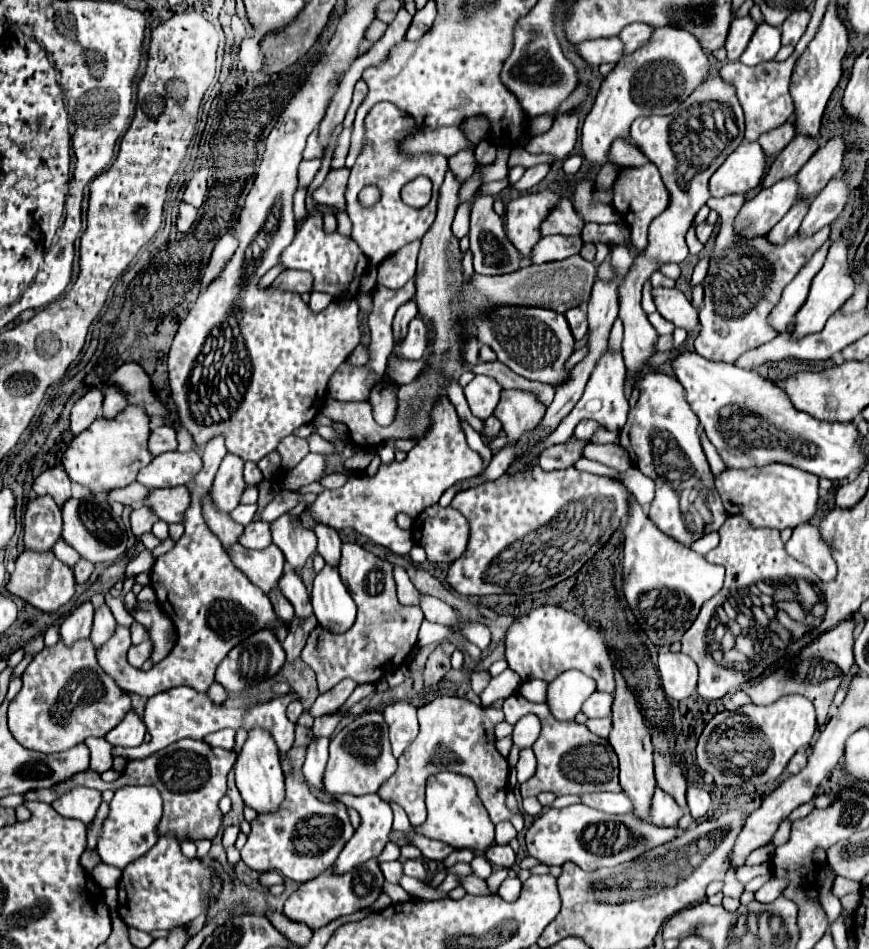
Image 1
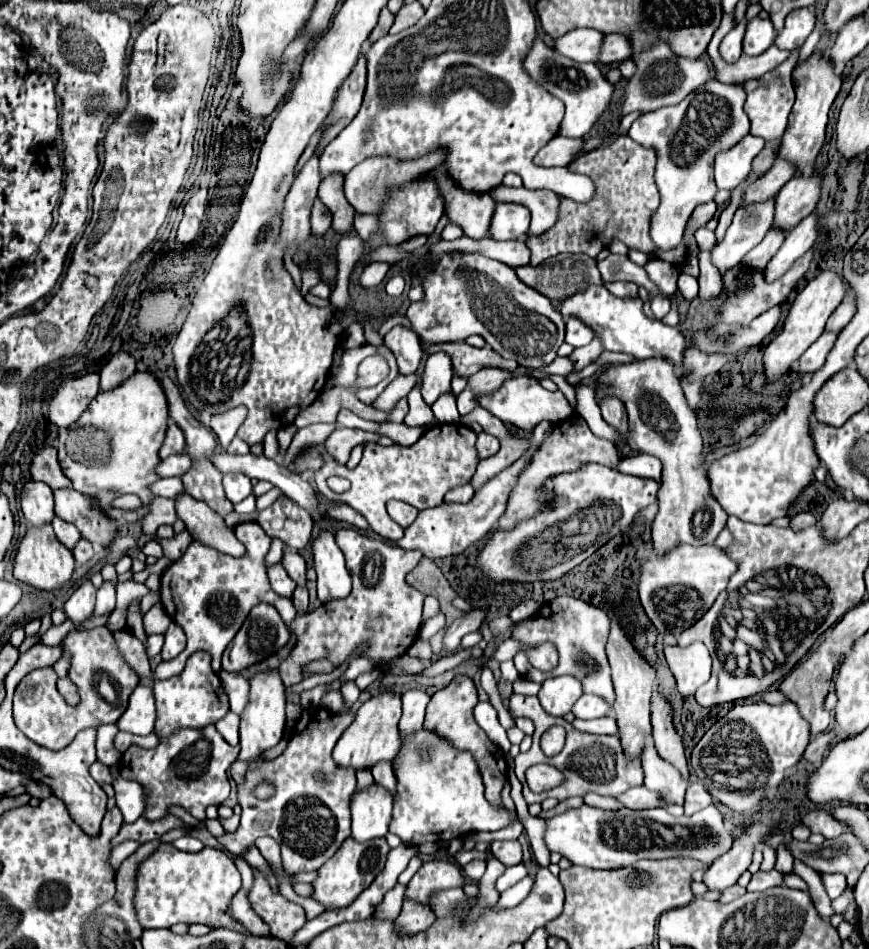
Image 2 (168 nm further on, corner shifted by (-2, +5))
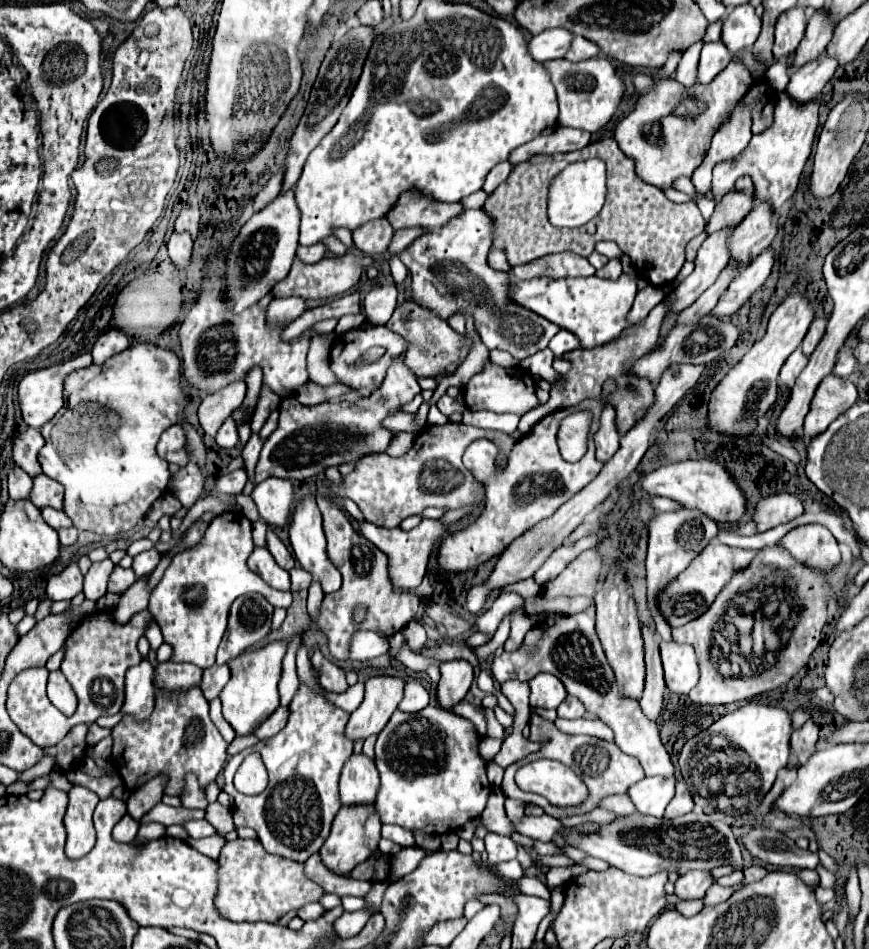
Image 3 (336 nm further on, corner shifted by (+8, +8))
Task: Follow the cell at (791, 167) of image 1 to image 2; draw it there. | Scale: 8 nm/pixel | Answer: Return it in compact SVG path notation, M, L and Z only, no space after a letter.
M775 159L773 167L763 175L759 177L747 191L745 191L745 197L743 201L745 203L761 203L761 201L767 201L767 199L773 199L779 189L795 175L795 167L783 159Z

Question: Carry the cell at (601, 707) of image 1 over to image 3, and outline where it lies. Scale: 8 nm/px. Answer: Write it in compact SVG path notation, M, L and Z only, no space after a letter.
M567 696L561 706L557 708L557 714L561 718L583 718L587 712L585 712L585 706L581 704L581 700L577 700L575 696Z

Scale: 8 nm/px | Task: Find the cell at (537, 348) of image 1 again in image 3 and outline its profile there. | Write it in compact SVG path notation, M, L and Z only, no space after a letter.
M481 208L465 210L447 226L417 238L399 254L399 258L411 274L411 300L415 304L429 308L441 316L441 320L449 320L457 312L473 316L475 332L489 350L505 350L521 362L523 358L547 348L551 336L555 336L561 328L543 316L521 308L509 298L515 284L513 274L493 270L487 264L487 250L491 248L491 242L493 218Z

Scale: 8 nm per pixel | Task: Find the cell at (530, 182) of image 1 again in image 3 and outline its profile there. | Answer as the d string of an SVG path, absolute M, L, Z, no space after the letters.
M557 128L553 134L549 136L539 136L535 140L531 140L529 144L523 144L519 148L515 148L509 156L511 164L521 164L525 160L531 160L537 154L543 156L551 156L551 154L565 154L565 152L575 152L581 150L589 144L591 134L585 130L577 130L577 128Z

